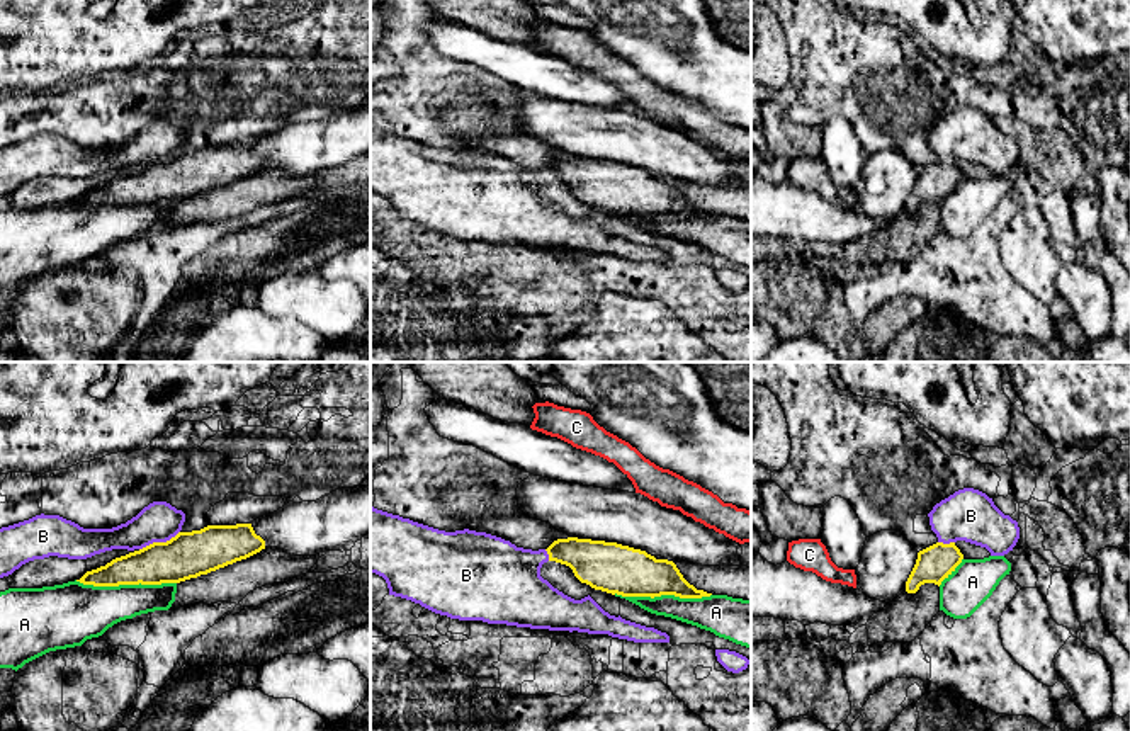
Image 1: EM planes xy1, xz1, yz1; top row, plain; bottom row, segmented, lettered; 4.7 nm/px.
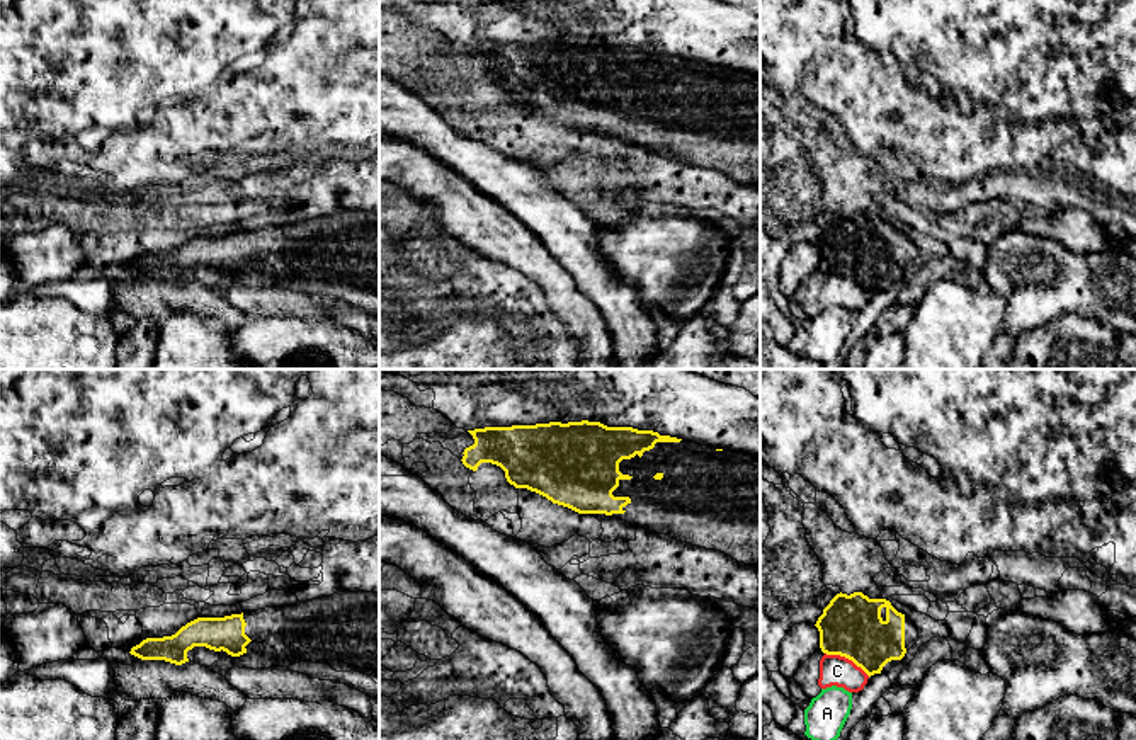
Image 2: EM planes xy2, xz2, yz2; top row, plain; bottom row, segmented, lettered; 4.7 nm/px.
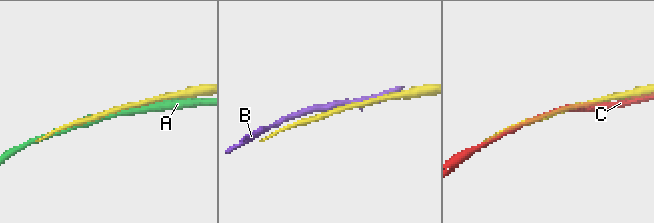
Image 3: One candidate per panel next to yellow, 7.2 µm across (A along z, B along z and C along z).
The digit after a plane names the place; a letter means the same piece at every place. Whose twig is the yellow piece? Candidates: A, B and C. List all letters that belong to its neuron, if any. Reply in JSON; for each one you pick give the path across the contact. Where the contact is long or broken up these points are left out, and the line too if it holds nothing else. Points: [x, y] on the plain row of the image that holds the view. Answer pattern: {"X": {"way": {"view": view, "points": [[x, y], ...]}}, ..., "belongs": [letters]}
{"belongs": []}

